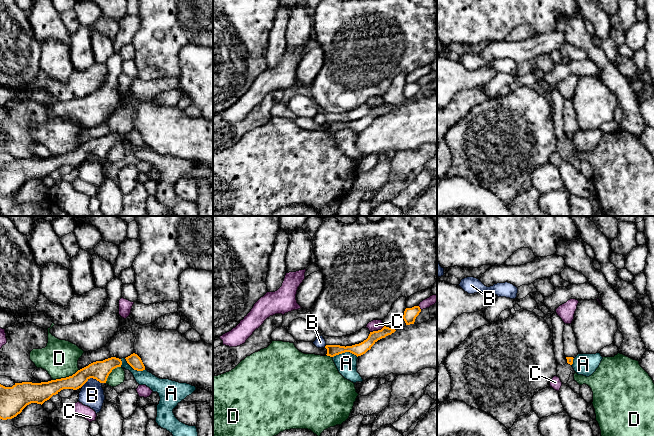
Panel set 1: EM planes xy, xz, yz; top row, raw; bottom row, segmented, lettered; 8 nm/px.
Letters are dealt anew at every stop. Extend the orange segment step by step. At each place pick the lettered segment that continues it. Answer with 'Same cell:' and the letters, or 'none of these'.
Same cell: none of these

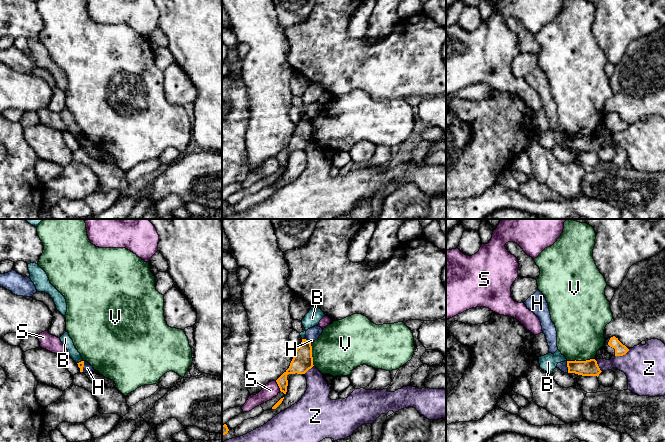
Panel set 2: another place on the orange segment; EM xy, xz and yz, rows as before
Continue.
Same cell: B

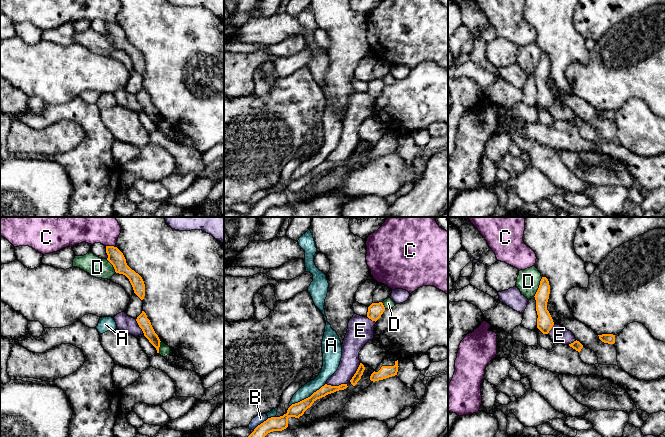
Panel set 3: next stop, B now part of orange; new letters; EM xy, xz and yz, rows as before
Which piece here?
Same cell: none of these

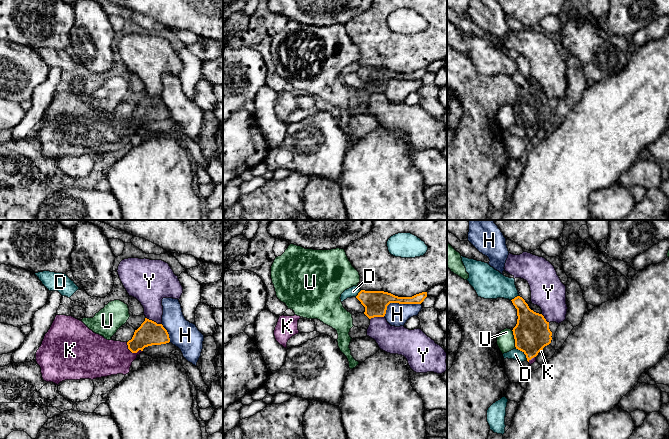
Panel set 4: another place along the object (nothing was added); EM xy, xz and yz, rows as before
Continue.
Same cell: K

